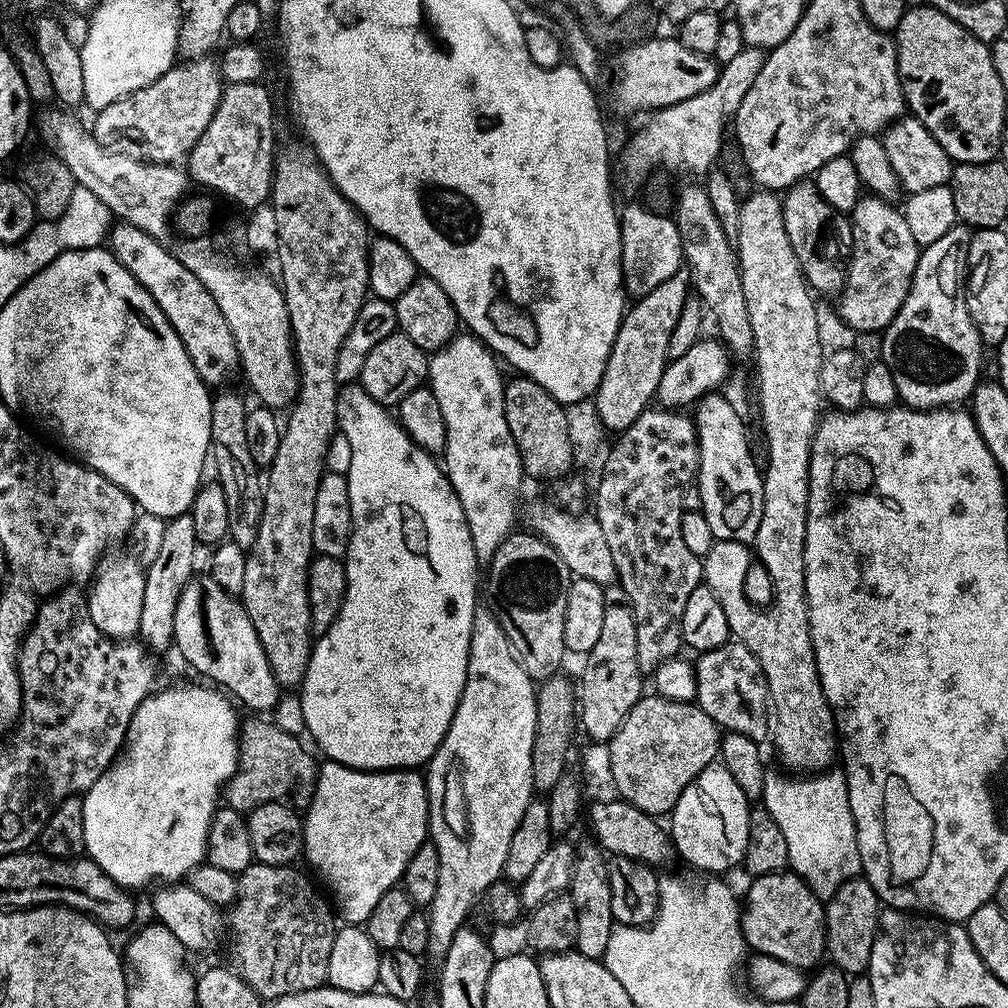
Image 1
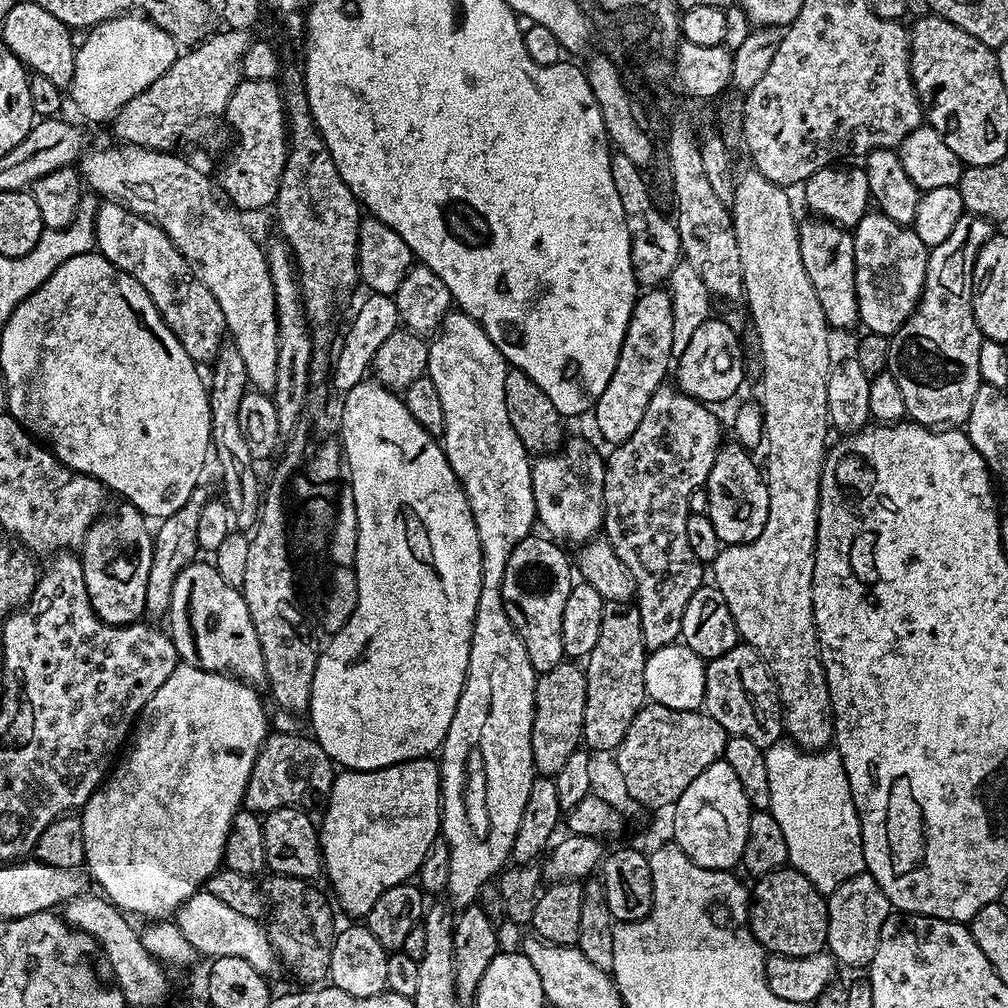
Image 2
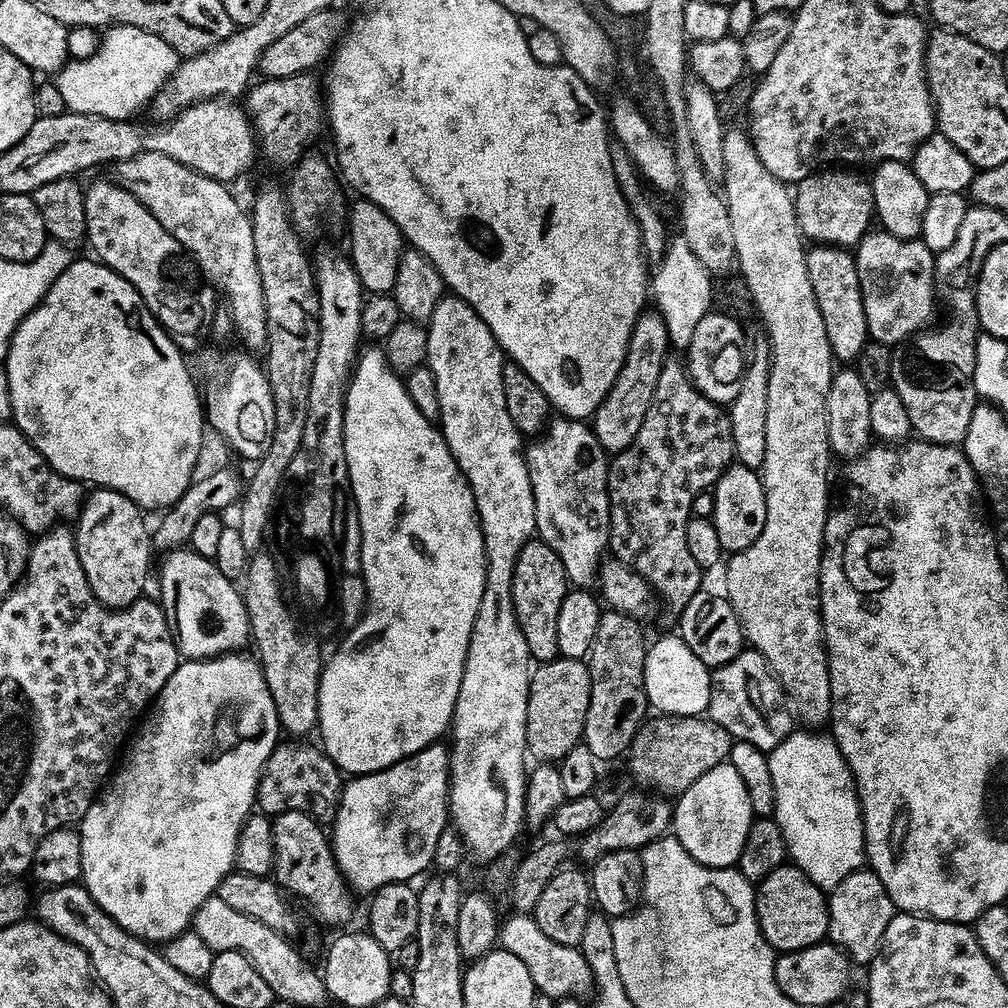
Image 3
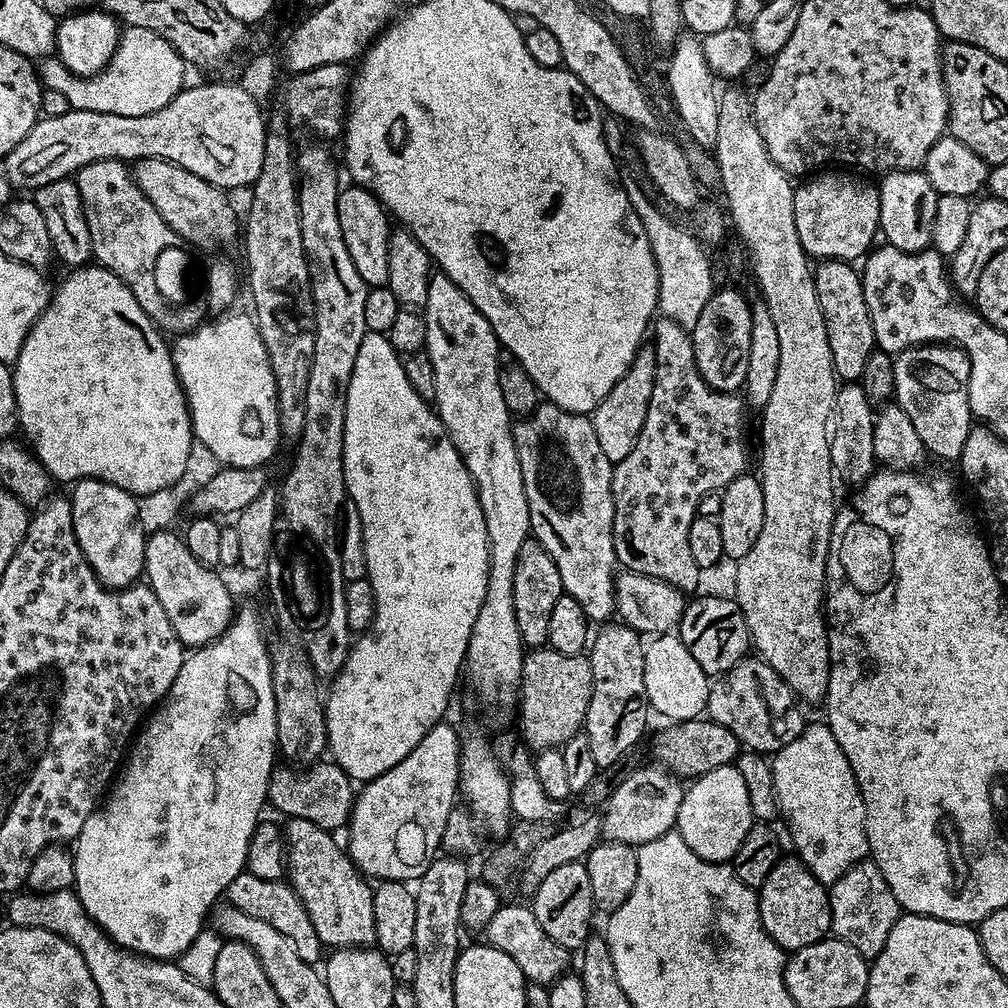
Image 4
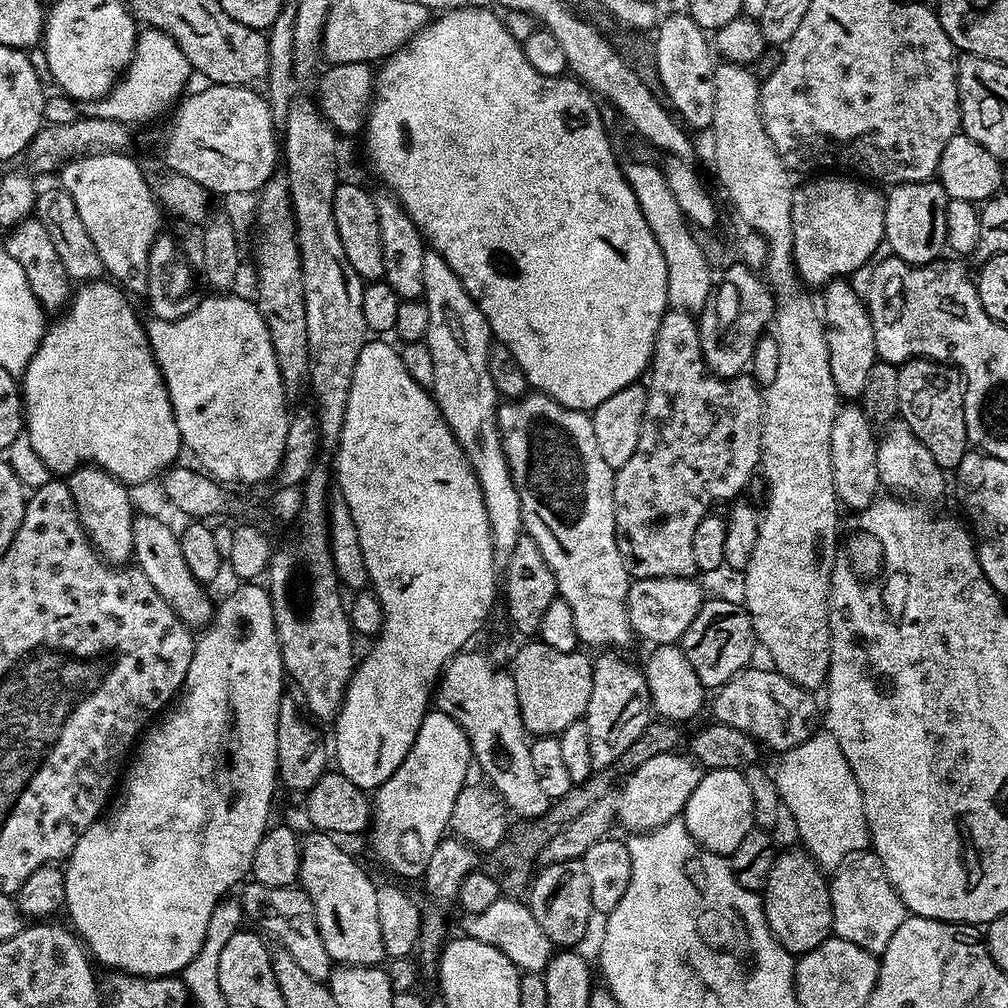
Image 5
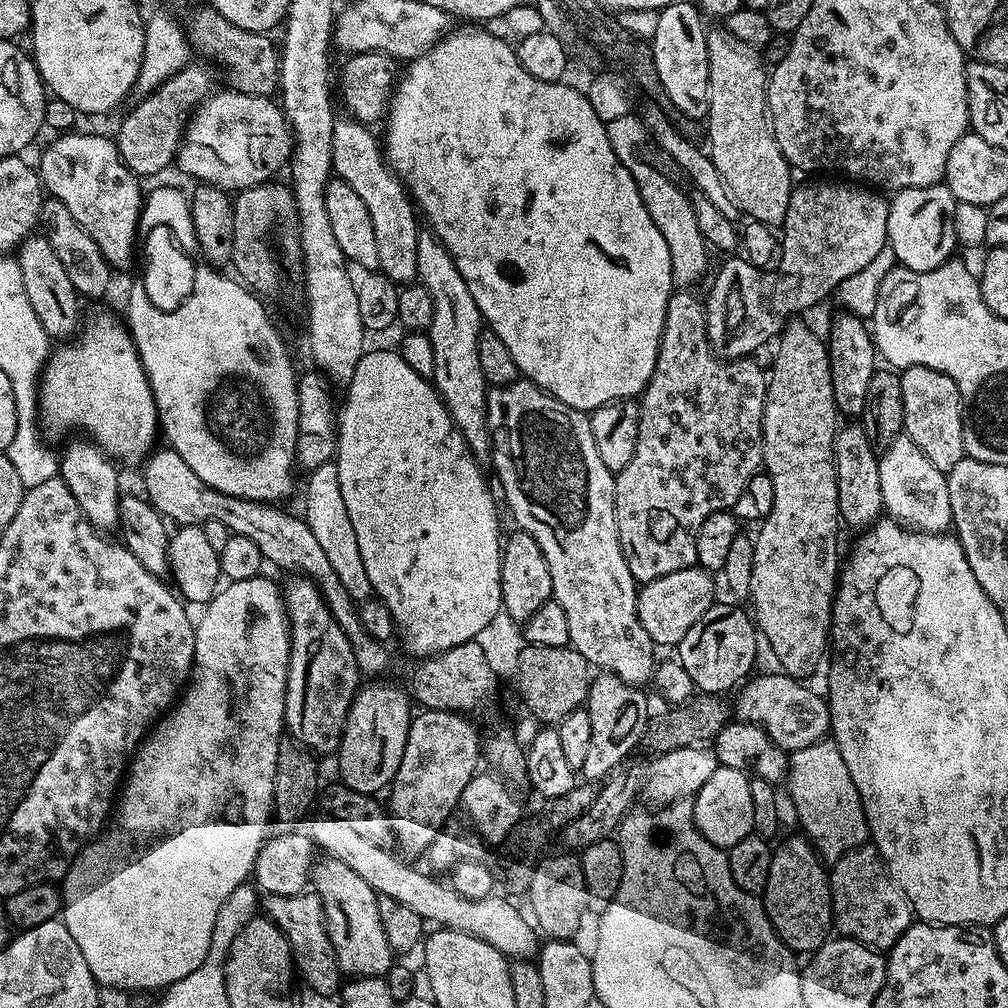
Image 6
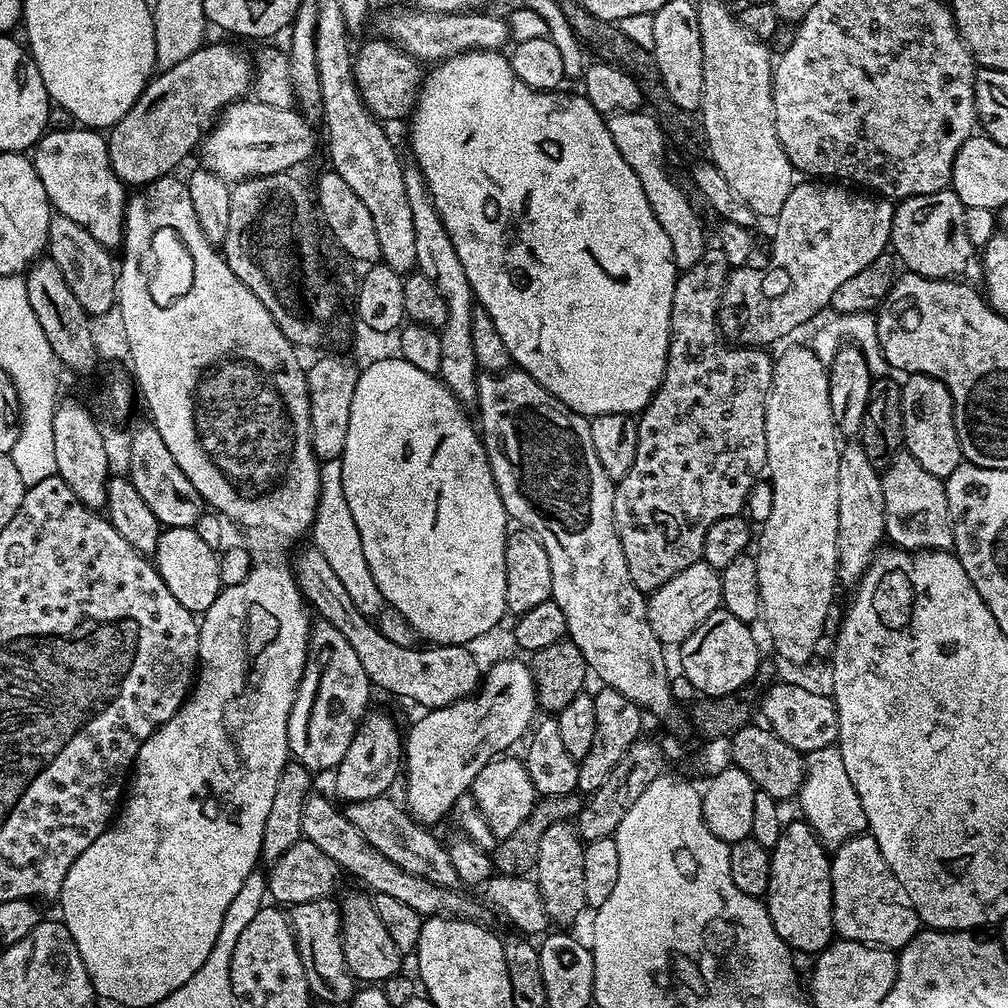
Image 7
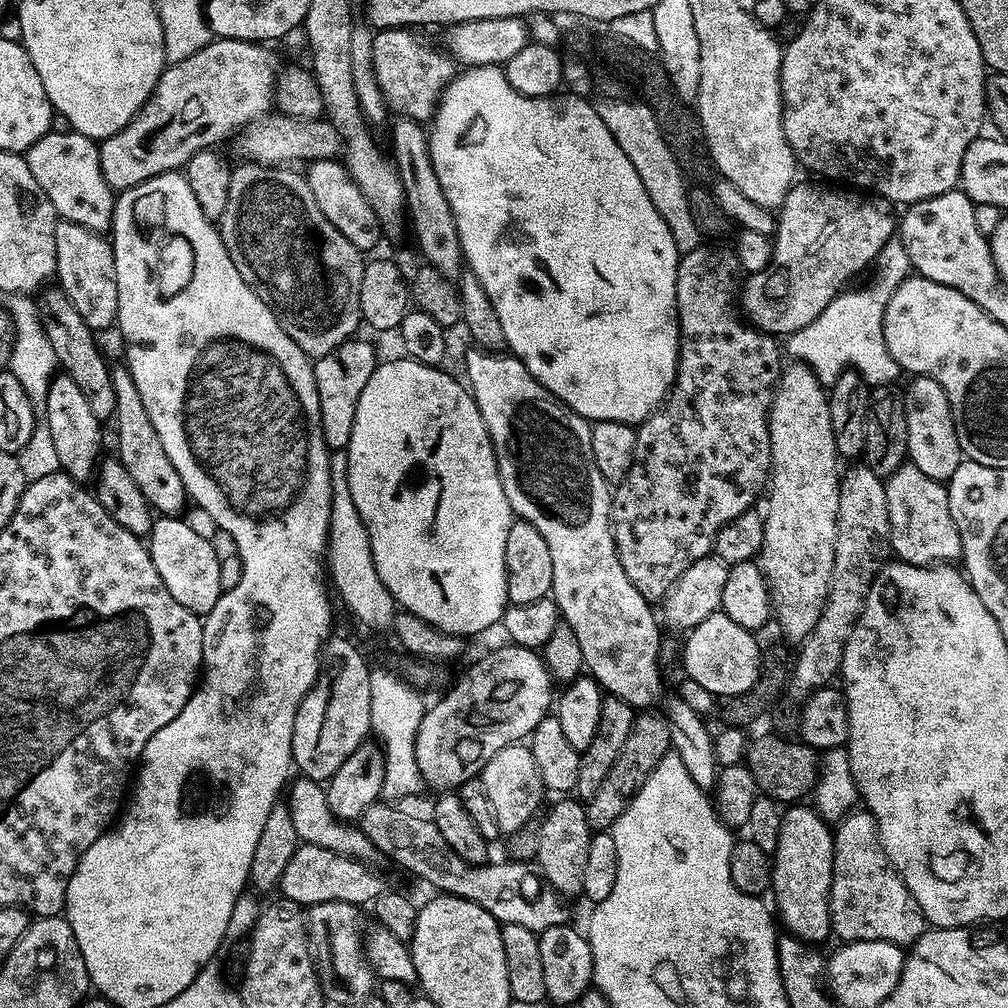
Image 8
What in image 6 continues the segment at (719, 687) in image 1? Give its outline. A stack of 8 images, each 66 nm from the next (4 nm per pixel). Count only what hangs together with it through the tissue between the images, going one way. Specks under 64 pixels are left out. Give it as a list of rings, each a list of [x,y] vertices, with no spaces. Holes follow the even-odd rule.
[[[776,672],[770,673],[769,676],[753,675],[735,693],[735,719],[746,724],[756,724],[762,730],[766,730],[766,734],[783,752],[791,754],[798,750],[806,750],[806,746],[814,746],[814,742],[829,735],[832,715],[827,699],[823,695],[815,696],[804,685],[807,683],[801,682],[797,677]]]

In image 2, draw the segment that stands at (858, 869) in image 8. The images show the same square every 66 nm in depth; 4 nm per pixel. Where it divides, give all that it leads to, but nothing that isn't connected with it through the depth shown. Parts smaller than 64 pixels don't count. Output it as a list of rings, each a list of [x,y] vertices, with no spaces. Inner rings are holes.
[[[861,874],[842,882],[838,890],[827,897],[828,901],[828,942],[827,951],[836,959],[837,965],[860,968],[871,965],[878,950],[878,938],[882,926],[890,915],[890,905],[886,894],[878,886],[874,877]]]

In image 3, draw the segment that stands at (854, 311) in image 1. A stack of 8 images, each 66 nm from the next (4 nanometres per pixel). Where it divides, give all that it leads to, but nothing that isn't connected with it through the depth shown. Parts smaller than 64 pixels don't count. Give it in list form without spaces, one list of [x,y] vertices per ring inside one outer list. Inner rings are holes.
[[[870,230],[860,243],[855,245],[854,255],[858,282],[862,290],[862,306],[866,310],[866,326],[871,339],[889,346],[895,346],[916,335],[929,323],[932,311],[938,308],[934,266],[936,257],[918,238],[903,240],[883,230]]]

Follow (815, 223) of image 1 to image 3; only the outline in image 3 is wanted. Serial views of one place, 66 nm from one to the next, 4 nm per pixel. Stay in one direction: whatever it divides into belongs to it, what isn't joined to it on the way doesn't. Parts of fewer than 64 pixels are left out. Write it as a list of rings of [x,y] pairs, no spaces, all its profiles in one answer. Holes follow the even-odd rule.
[[[839,246],[809,247],[806,252],[806,274],[810,274],[810,286],[814,286],[818,310],[822,310],[822,323],[826,325],[826,338],[832,347],[833,357],[837,361],[844,360],[840,362],[855,361],[862,346],[870,339],[855,255]]]

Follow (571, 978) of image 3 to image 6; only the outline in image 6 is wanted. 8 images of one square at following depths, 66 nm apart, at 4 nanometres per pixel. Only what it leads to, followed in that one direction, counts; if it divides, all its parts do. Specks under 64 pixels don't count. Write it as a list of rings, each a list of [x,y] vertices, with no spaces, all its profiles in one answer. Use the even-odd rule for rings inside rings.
[[[327,814],[313,815],[307,821],[306,831],[312,843],[321,853],[331,859],[346,862],[350,870],[355,870],[366,883],[376,891],[377,896],[394,898],[394,902],[402,902],[402,906],[414,910],[429,925],[448,928],[452,932],[470,934],[474,938],[482,938],[482,942],[490,942],[494,950],[512,960],[527,960],[538,952],[537,929],[527,915],[524,916],[507,900],[507,895],[493,894],[481,900],[464,898],[452,888],[451,883],[444,884],[435,875],[427,876],[416,868],[411,868],[407,859],[401,858],[395,851],[373,846],[367,838],[362,838],[340,818]]]

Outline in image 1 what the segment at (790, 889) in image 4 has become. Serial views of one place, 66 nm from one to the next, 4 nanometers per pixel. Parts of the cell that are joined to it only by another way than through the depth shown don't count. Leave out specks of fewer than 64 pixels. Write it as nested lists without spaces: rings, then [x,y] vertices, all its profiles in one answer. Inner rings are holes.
[[[791,870],[757,876],[751,882],[753,884],[748,888],[748,901],[743,901],[740,918],[745,945],[753,953],[773,956],[778,958],[778,962],[790,962],[790,966],[795,968],[815,969],[821,963],[820,955],[823,957],[826,952],[826,908],[820,897],[813,894],[808,885]]]

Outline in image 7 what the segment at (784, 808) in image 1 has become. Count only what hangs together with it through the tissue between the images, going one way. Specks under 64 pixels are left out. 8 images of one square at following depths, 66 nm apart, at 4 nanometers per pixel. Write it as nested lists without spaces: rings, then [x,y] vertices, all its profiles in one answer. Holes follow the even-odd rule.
[[[839,747],[823,748],[807,753],[804,781],[798,793],[803,819],[816,832],[820,843],[829,850],[835,850],[850,838],[861,835],[867,829],[866,810],[862,810],[862,798],[846,774]]]

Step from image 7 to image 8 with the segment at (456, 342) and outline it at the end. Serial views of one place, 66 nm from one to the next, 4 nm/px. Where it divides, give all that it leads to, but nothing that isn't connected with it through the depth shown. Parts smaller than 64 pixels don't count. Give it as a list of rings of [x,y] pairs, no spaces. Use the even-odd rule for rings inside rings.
[[[419,120],[395,121],[392,128],[391,159],[395,163],[401,184],[404,187],[406,212],[410,217],[410,230],[416,234],[416,244],[425,256],[427,267],[438,270],[449,278],[459,277],[465,267],[462,246],[458,232],[454,226],[454,214],[450,210],[450,202],[446,202],[446,194],[442,194],[442,185],[438,182],[438,174],[434,174],[434,162],[430,162],[428,134],[425,125]]]

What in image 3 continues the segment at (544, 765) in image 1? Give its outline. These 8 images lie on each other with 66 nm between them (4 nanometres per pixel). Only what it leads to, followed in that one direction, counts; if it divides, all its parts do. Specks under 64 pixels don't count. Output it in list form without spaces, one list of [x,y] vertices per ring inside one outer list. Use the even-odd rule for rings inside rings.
[[[557,655],[554,660],[537,663],[528,678],[528,701],[526,702],[527,755],[536,762],[559,762],[570,749],[581,743],[586,722],[586,710],[590,710],[590,670],[584,660]]]

